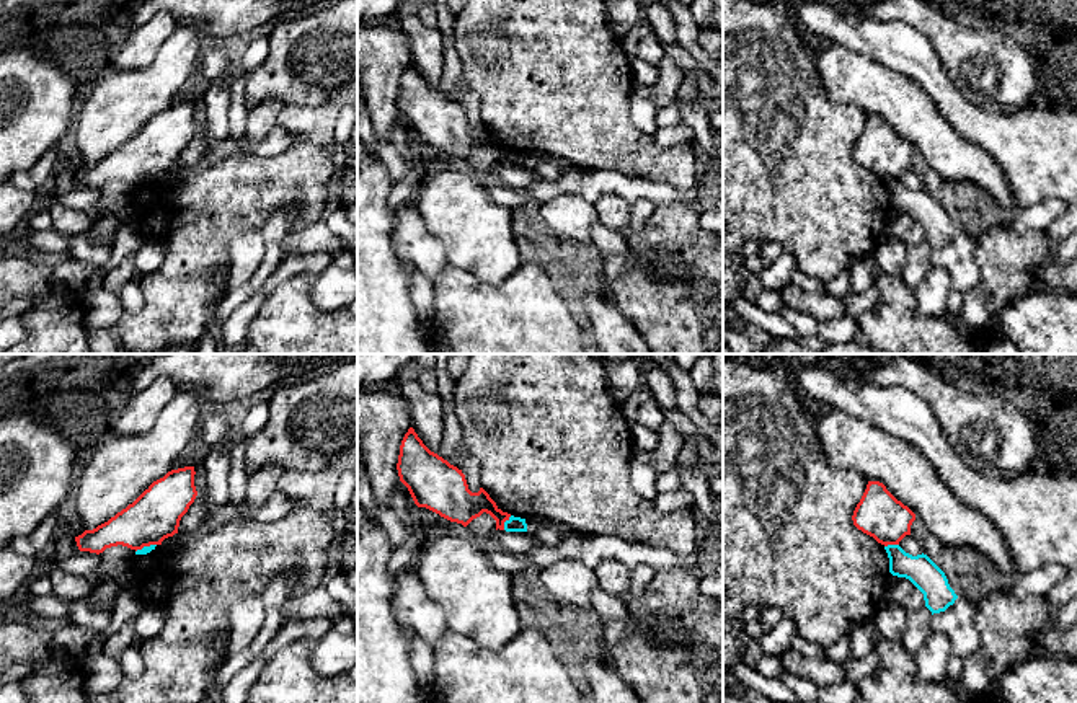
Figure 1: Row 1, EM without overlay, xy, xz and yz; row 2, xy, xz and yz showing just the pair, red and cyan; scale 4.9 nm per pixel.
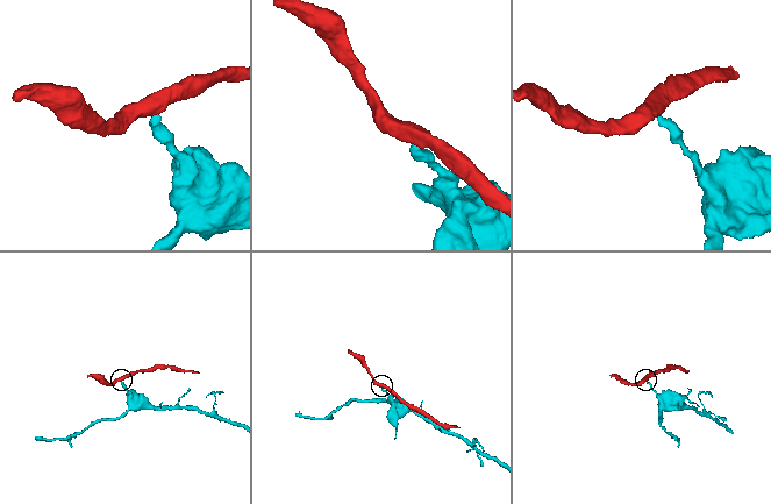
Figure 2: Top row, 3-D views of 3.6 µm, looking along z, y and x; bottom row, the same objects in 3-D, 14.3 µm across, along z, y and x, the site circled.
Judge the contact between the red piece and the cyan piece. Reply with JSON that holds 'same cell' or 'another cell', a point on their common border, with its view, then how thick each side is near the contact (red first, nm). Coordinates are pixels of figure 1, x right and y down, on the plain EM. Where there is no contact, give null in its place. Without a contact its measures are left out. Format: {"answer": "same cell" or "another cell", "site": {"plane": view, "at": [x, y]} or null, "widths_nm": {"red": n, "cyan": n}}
{"answer": "another cell", "site": {"plane": "xz", "at": [505, 155]}, "widths_nm": {"red": 180, "cyan": 80}}

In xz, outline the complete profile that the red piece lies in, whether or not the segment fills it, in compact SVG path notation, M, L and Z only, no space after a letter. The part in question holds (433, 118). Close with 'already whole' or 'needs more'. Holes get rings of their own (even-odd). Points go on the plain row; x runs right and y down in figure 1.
M413 62L401 75L397 104L418 142L426 142L450 157L467 161L486 147L496 155L496 165L504 165L504 157L511 152L483 122L472 127L462 104L431 86Z | already whole

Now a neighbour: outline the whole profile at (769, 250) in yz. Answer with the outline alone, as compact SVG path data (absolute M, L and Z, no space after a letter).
M778 241L760 243L760 263L764 267L770 266L780 254L783 248Z

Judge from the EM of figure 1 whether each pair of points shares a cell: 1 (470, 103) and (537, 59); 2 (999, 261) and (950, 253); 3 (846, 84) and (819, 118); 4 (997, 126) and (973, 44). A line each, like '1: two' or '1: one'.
1: two
2: one
3: two
4: two

